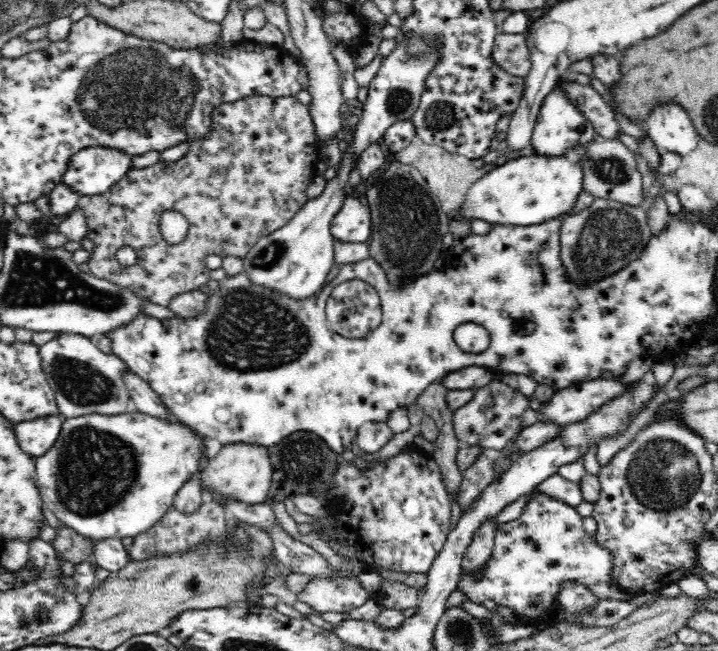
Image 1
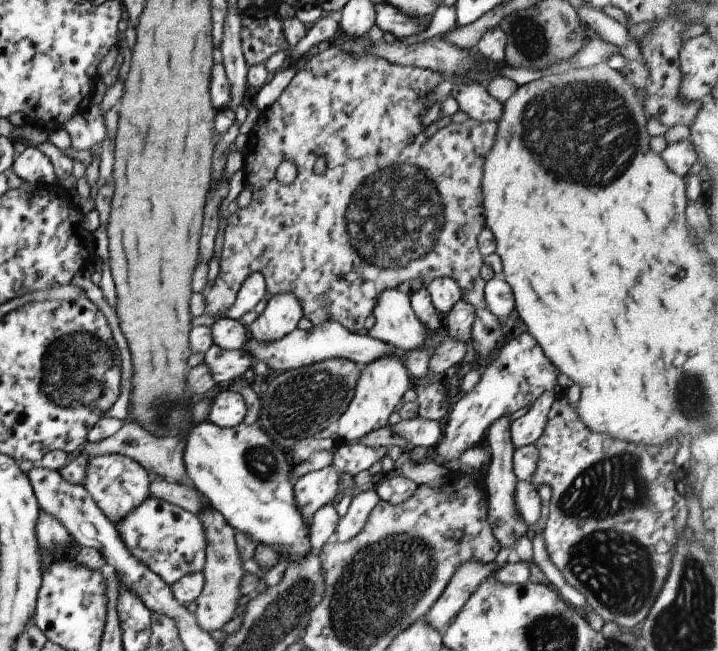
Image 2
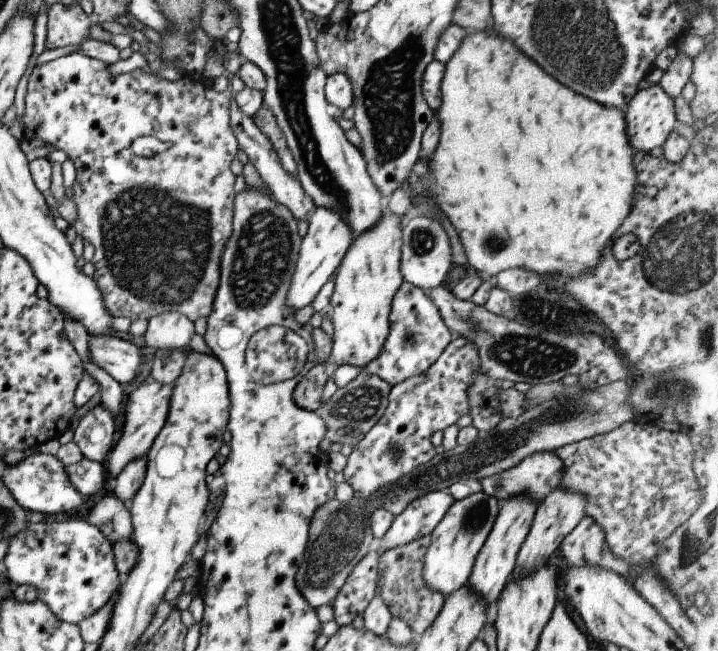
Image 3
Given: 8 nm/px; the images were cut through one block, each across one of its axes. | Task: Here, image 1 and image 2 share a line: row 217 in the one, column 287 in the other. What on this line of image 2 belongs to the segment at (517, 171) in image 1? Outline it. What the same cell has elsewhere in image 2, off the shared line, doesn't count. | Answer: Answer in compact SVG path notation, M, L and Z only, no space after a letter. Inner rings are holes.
M209 422L197 424L187 432L183 464L185 472L191 478L193 486L211 502L209 506L215 509L225 519L227 525L234 531L249 536L253 543L273 546L281 550L287 561L301 560L310 552L309 527L301 518L293 494L293 479L289 478L291 467L286 456L286 450L279 448L259 428L257 422L245 426L243 423L231 428L219 428Z

